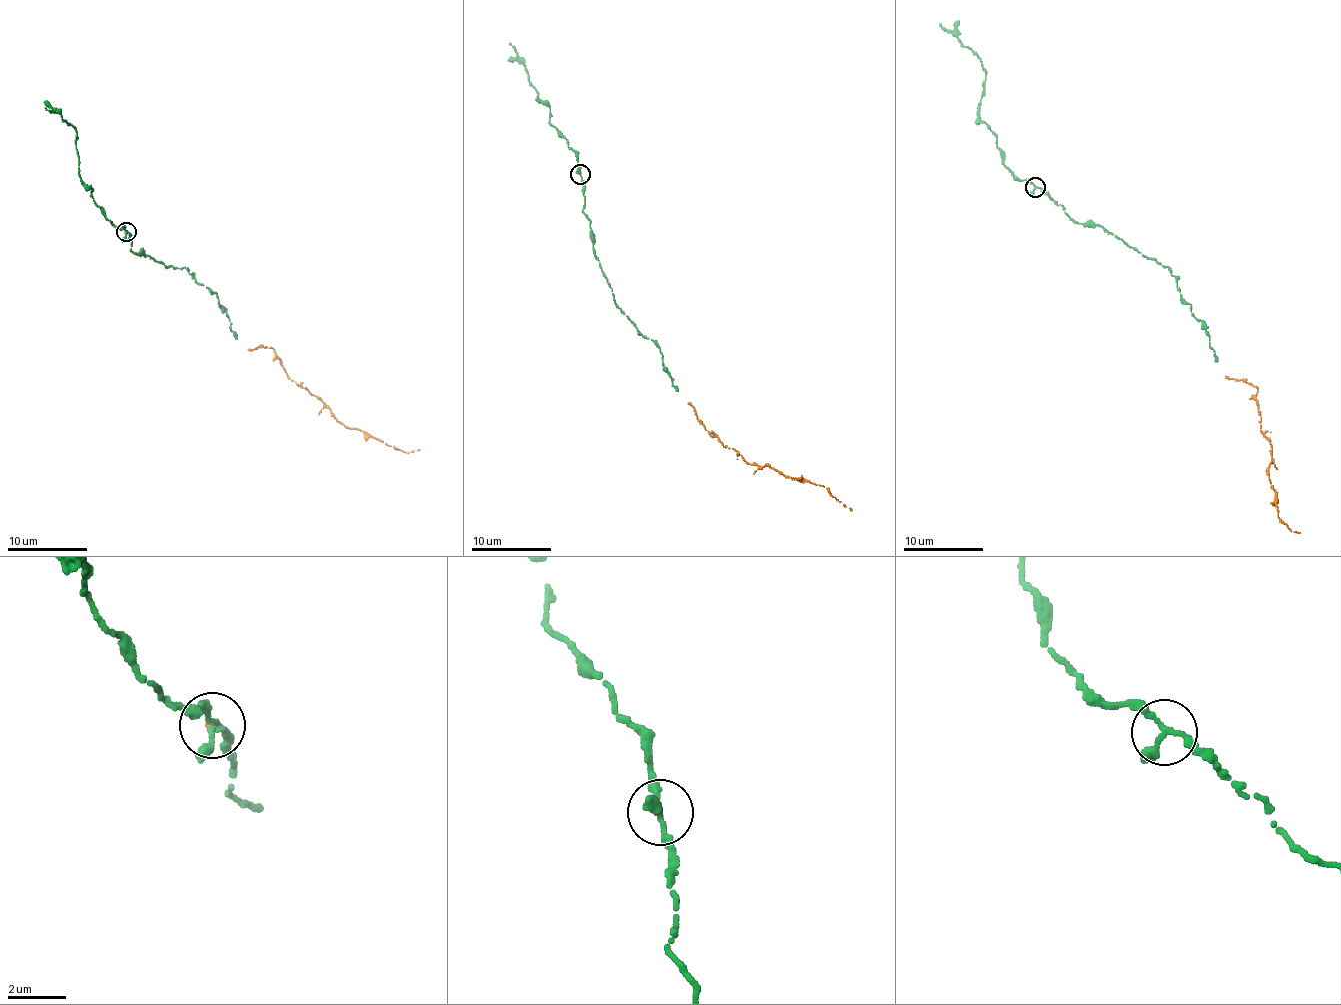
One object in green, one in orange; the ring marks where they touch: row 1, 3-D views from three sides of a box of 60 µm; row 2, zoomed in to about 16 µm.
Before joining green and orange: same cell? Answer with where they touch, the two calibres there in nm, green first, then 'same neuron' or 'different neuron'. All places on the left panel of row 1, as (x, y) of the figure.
(126, 231) | 190/50 nm | same neuron

